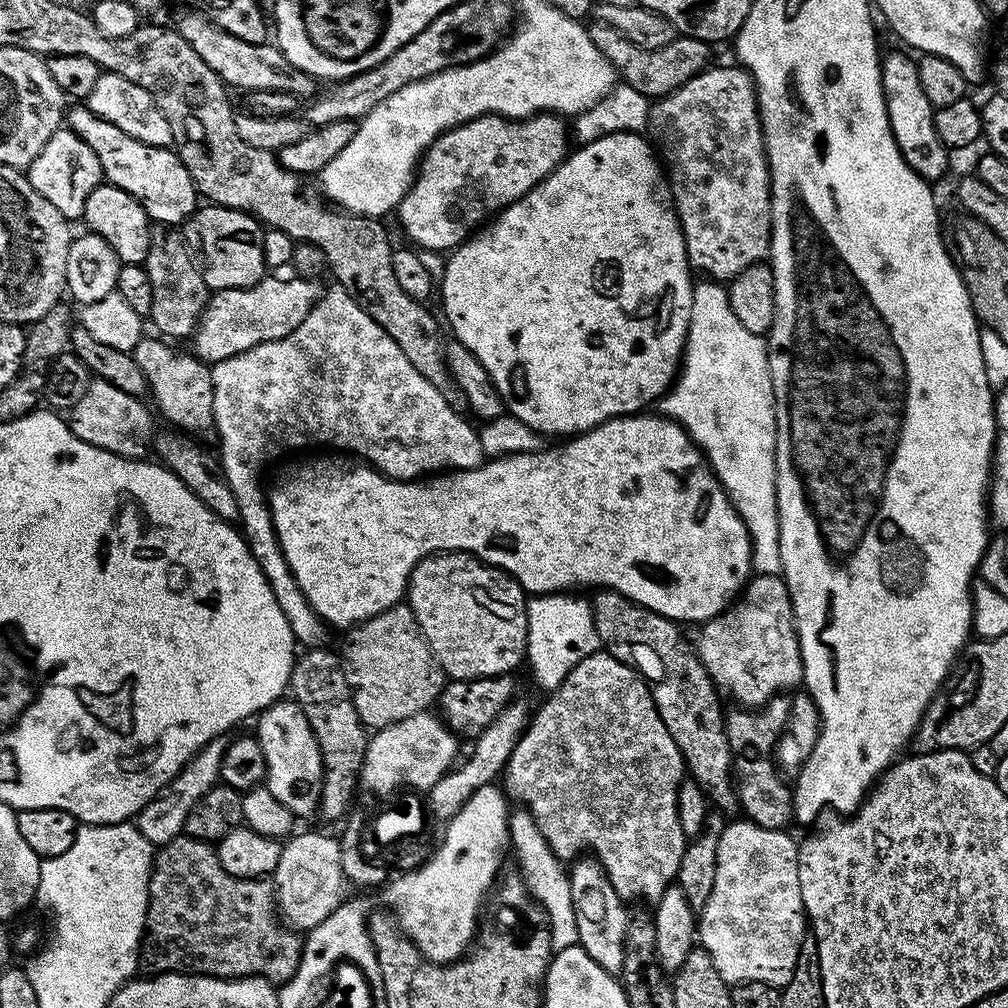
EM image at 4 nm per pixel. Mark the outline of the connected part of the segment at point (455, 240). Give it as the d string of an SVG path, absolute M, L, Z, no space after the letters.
M537 114L523 120L479 116L459 124L457 128L451 128L449 132L443 132L424 153L416 179L412 181L412 189L402 198L398 209L400 224L405 234L413 240L411 243L421 244L416 246L439 253L443 253L444 248L455 249L464 243L470 230L514 201L521 200L535 184L539 184L559 164L563 164L569 155L568 128L563 123L567 124L556 114Z

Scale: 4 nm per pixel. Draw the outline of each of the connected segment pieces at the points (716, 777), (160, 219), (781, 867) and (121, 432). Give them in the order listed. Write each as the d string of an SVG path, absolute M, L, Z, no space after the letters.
M600 590L593 596L596 597L590 600L592 617L601 645L644 677L654 706L682 754L687 775L704 791L711 807L724 814L735 813L738 805L732 778L732 751L724 733L726 712L720 709L718 690L702 662L680 645L673 621L614 592Z
M87 106L69 107L66 124L78 138L82 138L82 142L86 142L86 146L90 146L90 150L94 150L94 154L98 154L103 179L140 201L149 221L180 226L196 211L196 184L171 147L159 148L130 137L106 118L96 116Z
M747 818L739 819L725 823L718 838L718 870L714 870L714 890L698 914L698 944L714 958L714 970L730 986L760 982L780 990L792 981L798 950L806 938L802 886L798 886L800 850L787 831L766 830Z
M98 380L91 385L85 396L86 409L83 412L69 411L66 423L75 436L82 438L82 442L98 446L102 450L110 450L128 460L138 460L147 457L154 444L153 409L147 403L144 405L142 401L140 396L128 395L112 383Z

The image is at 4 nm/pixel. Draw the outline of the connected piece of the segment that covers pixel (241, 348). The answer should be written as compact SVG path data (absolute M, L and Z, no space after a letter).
M271 276L249 288L222 288L209 295L194 336L194 341L200 347L198 355L201 360L225 360L240 352L248 352L267 340L280 340L289 336L308 317L310 310L321 298L321 281L316 278L279 280Z

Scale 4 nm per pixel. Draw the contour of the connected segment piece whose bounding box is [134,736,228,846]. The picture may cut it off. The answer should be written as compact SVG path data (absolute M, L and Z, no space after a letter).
M216 736L209 744L204 745L185 764L184 769L142 809L140 815L135 817L136 827L152 845L168 844L175 836L183 833L186 814L194 810L194 802L198 802L198 798L202 798L202 794L206 794L206 790L213 788L220 780L220 767L227 745L228 740L224 736Z

